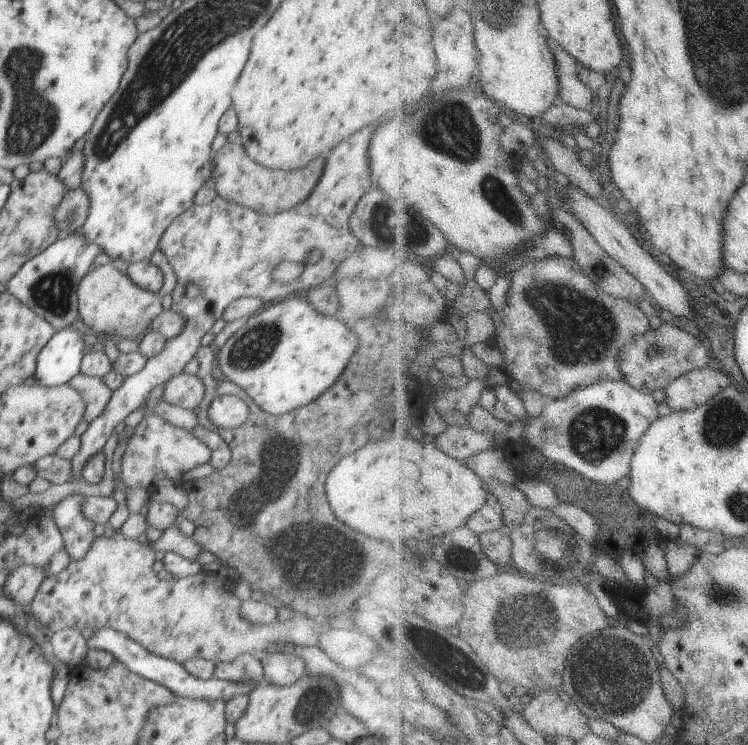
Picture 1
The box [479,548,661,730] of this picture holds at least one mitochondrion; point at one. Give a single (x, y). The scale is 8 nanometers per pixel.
(614, 678)

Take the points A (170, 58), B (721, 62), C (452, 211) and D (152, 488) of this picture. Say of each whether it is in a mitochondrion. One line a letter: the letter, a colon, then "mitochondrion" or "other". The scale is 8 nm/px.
A: mitochondrion
B: mitochondrion
C: other
D: other

